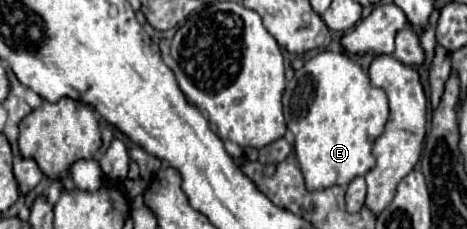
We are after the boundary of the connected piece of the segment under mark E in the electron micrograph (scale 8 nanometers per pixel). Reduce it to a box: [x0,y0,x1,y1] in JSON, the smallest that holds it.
[283,52,389,190]

